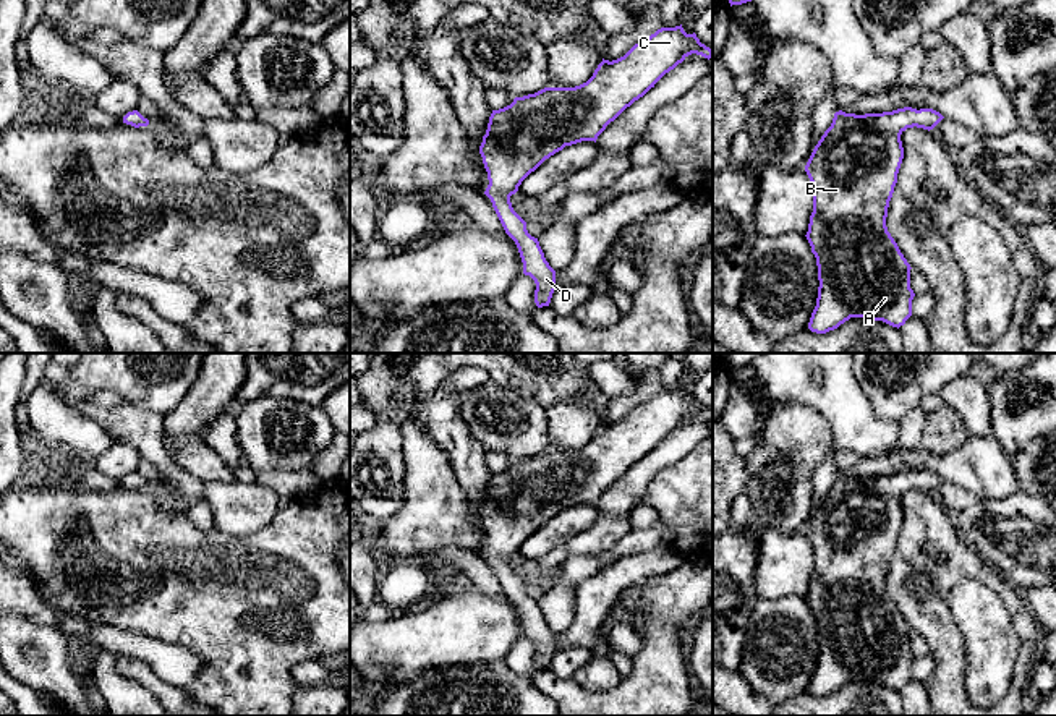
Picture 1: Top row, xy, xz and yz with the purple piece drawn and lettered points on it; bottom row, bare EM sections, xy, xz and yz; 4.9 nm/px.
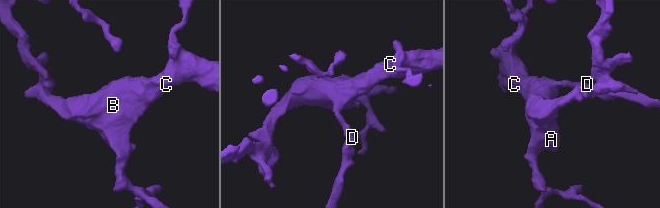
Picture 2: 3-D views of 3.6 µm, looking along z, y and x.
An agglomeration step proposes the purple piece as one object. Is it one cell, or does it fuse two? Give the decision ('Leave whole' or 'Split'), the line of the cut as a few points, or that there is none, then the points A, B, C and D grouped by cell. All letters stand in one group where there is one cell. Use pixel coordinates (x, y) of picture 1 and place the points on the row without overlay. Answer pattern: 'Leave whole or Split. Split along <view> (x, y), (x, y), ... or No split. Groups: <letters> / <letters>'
Leave whole. No split. Groups: A B C D

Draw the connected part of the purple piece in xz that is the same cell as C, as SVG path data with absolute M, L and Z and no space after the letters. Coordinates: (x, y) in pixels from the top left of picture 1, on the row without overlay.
M680 389L661 390L649 400L635 407L624 420L604 423L593 439L575 450L544 450L534 457L515 460L504 471L492 473L486 497L479 509L489 548L484 557L505 593L515 604L523 637L534 646L534 666L538 671L549 669L556 650L556 633L549 629L538 601L526 593L526 585L513 573L510 559L518 554L522 544L534 535L546 522L581 504L594 504L627 470L643 460L654 447L688 418L696 416L705 421L713 420L713 413L700 405L696 397L687 397Z

